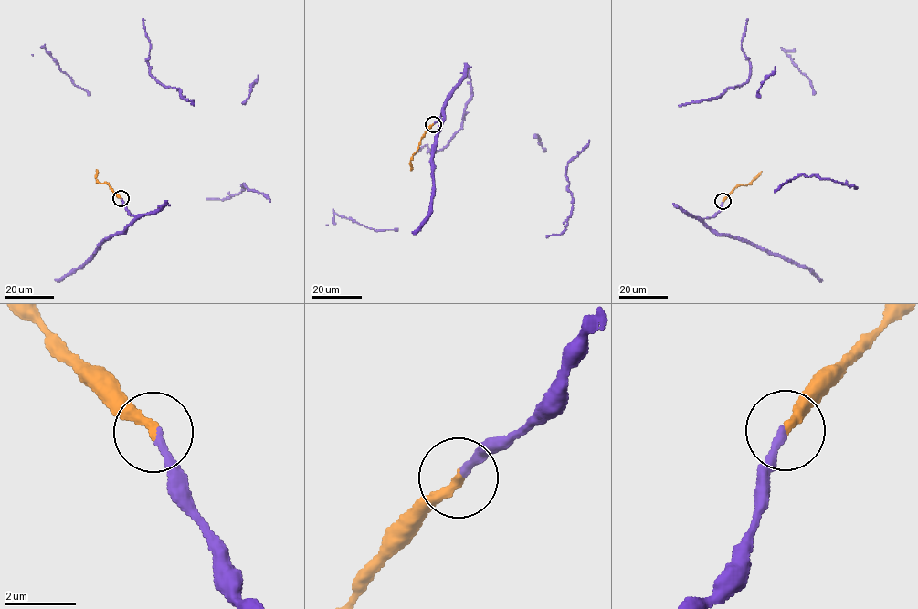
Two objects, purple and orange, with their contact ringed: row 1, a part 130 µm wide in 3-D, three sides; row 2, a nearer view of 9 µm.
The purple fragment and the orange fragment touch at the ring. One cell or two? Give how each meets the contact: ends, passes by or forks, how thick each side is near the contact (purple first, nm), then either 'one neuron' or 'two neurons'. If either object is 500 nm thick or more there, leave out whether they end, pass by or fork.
purple ends; orange ends; calibres 220 and 320 nm; one neuron

